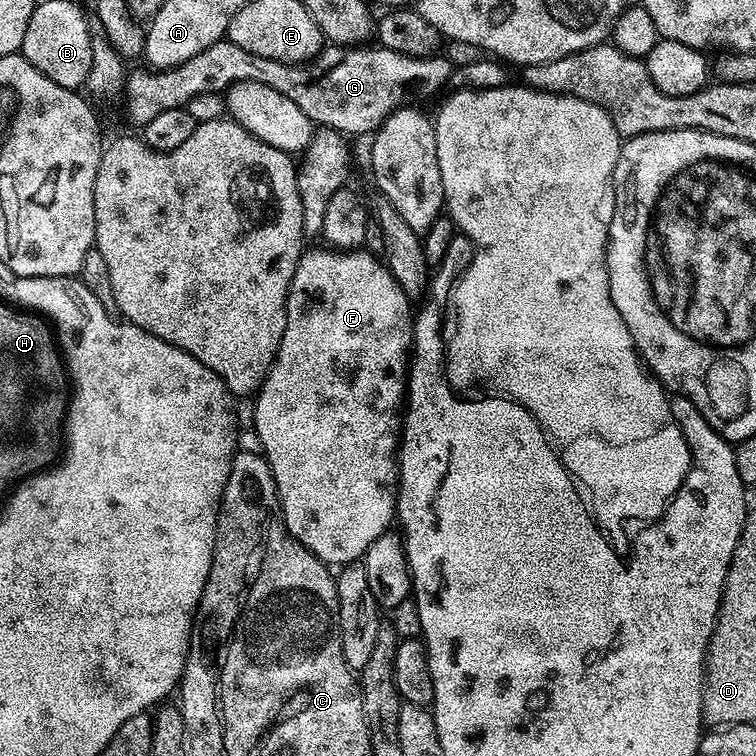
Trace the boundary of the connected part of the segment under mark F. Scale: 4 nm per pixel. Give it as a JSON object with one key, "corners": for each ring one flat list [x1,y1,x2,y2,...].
{"corners":[[309,247,301,256,294,270,292,285,288,291,288,313,286,330,278,346,276,360,264,380,256,400,256,436,260,439,262,455,268,459,270,470,274,474,276,494,280,498,280,515,289,535,299,544,306,546,314,555,329,566,355,564,363,557,364,551,376,541,383,532,393,527,396,516,396,493,398,491,398,449,402,431,402,409,406,404,406,385,410,355,408,347,412,344,412,308,413,301,398,286,394,274,384,263,367,250,333,250,331,247]]}

